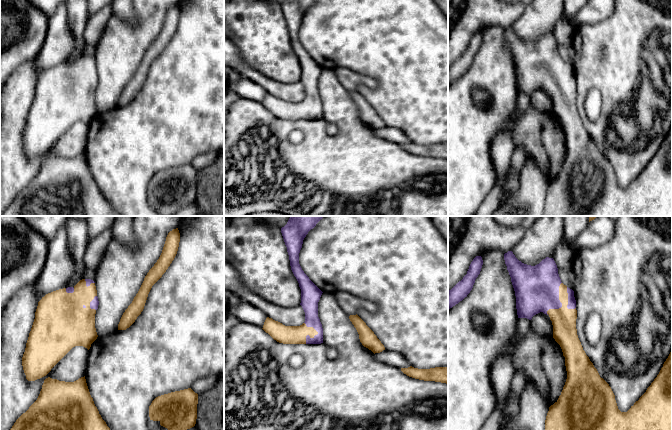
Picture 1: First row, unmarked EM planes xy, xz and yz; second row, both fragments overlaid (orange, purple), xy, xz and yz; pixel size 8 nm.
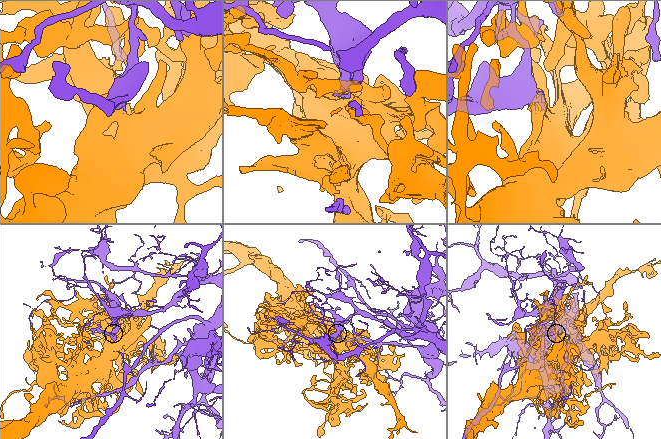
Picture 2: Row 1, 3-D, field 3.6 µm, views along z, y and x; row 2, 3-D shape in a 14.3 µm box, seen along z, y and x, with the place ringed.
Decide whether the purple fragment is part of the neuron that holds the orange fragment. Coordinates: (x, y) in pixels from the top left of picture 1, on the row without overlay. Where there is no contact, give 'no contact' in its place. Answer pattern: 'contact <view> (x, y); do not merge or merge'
contact yz (561, 78); do not merge

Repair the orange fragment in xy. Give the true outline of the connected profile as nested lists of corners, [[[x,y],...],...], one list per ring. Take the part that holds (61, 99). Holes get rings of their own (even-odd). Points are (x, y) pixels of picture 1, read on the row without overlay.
[[[82,55],[74,62],[73,69],[67,69],[66,64],[59,65],[38,78],[22,133],[28,157],[46,152],[73,123],[90,125],[98,113],[96,86],[90,84],[95,72],[95,59],[87,63]]]

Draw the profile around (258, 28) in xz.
[[[224,0],[224,23],[230,30],[229,39],[249,66],[282,83],[300,81],[301,65],[291,46],[281,4],[267,0]]]

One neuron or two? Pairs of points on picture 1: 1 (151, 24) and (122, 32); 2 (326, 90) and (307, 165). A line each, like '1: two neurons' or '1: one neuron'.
1: one neuron
2: one neuron

